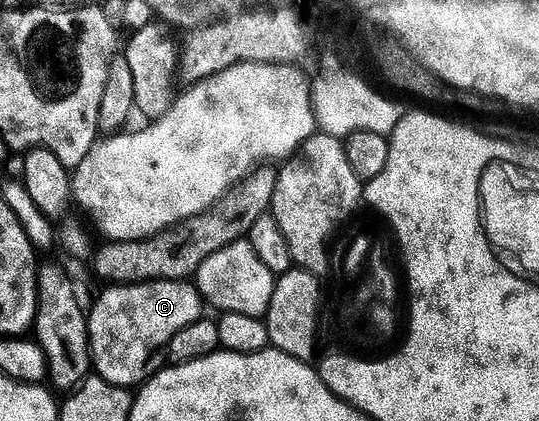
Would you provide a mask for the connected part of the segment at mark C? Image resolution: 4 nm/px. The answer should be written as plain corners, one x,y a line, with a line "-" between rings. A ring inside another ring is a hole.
159,279
156,281
139,281
137,283
114,283
102,293
102,298
92,305
92,321
98,324
100,332
106,336
106,349
110,357
118,365
97,366
99,378
118,379
122,369
126,373
138,373
150,360
154,353
167,348
184,327
196,323
204,316
202,309
203,294
197,284
190,285
183,279

